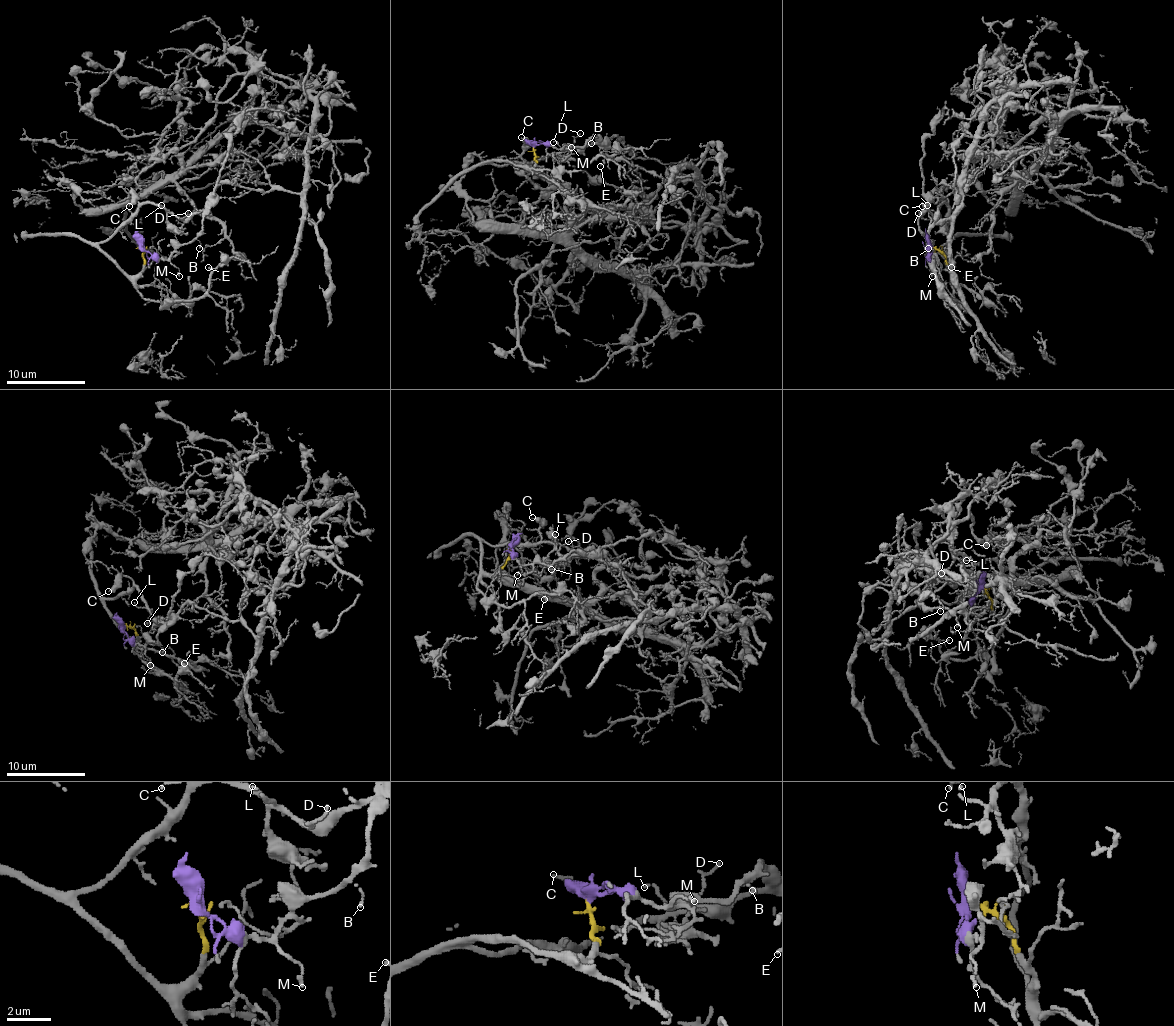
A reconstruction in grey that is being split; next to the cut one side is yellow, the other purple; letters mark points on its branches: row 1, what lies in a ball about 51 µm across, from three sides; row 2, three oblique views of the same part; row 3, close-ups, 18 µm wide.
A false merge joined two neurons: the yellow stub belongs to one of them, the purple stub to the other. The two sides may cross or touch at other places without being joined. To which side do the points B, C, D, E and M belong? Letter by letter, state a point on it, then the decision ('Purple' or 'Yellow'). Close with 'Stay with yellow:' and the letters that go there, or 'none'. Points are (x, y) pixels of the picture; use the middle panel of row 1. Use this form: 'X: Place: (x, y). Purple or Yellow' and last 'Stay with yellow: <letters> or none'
B: Place: (591, 143). Purple
C: Place: (521, 137). Yellow
D: Place: (580, 133). Yellow
E: Place: (600, 166). Yellow
M: Place: (571, 147). Purple
Stay with yellow: C, D, E

